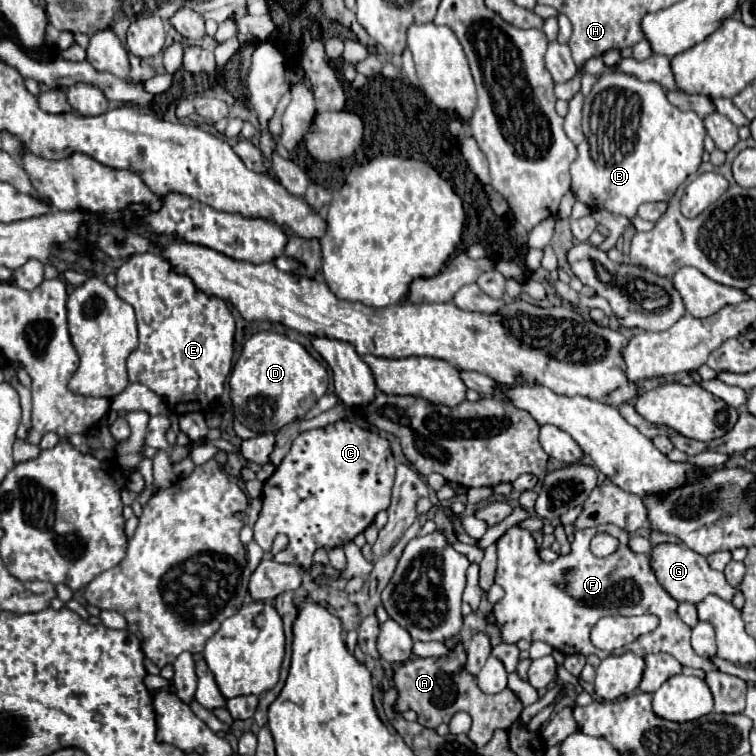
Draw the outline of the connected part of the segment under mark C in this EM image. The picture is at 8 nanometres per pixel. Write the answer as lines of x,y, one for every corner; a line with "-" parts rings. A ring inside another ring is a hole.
336,423
336,427
324,427
324,429
316,429
316,431
304,431
296,437
296,441
292,443
292,449
288,451
288,455
282,459
282,463
276,467
274,475
264,483
264,489
262,489
262,511
258,515
258,521
254,525
254,541
262,547
264,553
268,553
272,549
272,541
278,533
284,533
288,535
290,543
284,551
280,551
274,561
278,563
286,563
286,565
298,565
302,567
306,573
312,571
312,565
314,565
314,551
324,547
324,549
334,549
334,547
342,547
346,543
350,543
358,533
362,533
368,525
374,523
376,515
380,511
386,511
390,507
390,501
392,501
392,485
394,485
394,473
396,473
396,461
394,461
394,455
392,455
392,447
390,447
390,441
386,437
382,437
380,433
368,429
368,427
362,427
358,423

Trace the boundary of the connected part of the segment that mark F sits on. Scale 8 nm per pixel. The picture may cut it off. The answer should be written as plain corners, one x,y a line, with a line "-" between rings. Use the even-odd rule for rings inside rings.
612,525
576,531
571,553
559,555
554,562
548,564
538,557
536,543
528,531
520,527
508,529
498,539
496,571
496,583
506,591
506,595
494,605
494,617
496,625
502,631
502,641
544,641
564,655
582,653
598,655
600,659
604,659
608,653
596,649
590,643
590,629
600,617
654,613
660,619
658,629
632,643
630,651
642,657
648,653
664,651
674,655
684,667
702,669
706,673
718,671
712,659
694,653
690,645
690,627
676,613
678,601
660,587
650,561
650,555
634,553
628,547
628,533
624,529
-
600,531
612,533
620,541
618,549
608,557
596,557
590,550
591,540

